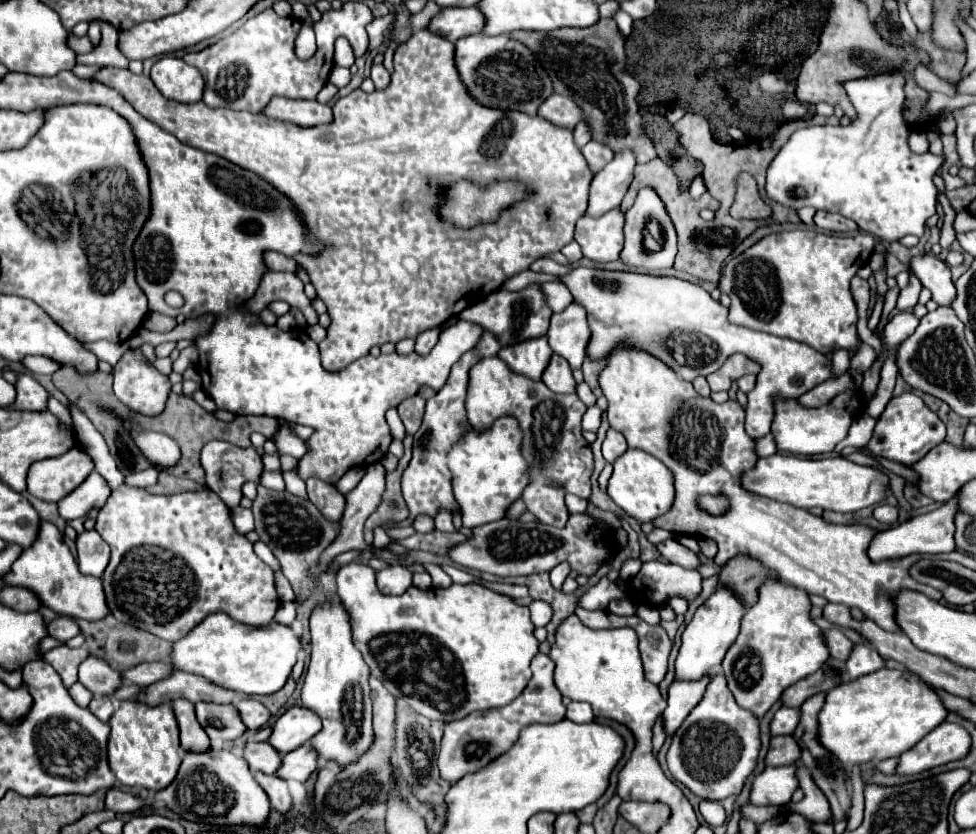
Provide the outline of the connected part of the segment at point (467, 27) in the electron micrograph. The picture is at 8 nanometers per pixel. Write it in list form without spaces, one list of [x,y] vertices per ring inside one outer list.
[[[478,6],[470,8],[444,8],[436,18],[430,22],[430,30],[448,38],[450,42],[456,42],[464,36],[478,34],[484,28],[484,14],[478,10]]]

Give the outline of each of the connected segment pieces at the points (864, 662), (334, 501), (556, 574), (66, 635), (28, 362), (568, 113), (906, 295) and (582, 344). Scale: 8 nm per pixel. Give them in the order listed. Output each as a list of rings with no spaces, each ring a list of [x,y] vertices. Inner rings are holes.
[[[868,644],[852,646],[852,654],[846,660],[846,672],[850,678],[866,676],[880,668],[884,668],[884,660],[880,658],[880,654],[876,654],[876,650],[872,650],[872,646]]]
[[[310,476],[306,480],[308,486],[308,498],[312,504],[318,506],[318,510],[328,518],[328,520],[340,520],[344,514],[346,498],[336,490],[336,486],[322,482],[316,476]]]
[[[560,562],[552,572],[550,572],[550,580],[552,580],[552,586],[556,586],[556,588],[562,588],[562,582],[564,582],[564,578],[570,574],[570,566],[568,566],[568,562]]]
[[[58,616],[56,620],[52,620],[48,624],[48,632],[50,632],[50,636],[54,636],[60,642],[68,642],[70,638],[80,634],[80,626],[76,624],[76,620],[72,620],[68,616]]]
[[[26,356],[26,358],[22,358],[22,366],[30,374],[48,374],[48,376],[62,368],[60,362],[56,362],[52,358],[44,358],[44,356]]]
[[[552,94],[550,98],[546,98],[540,104],[538,114],[542,118],[548,118],[550,122],[556,122],[556,126],[576,126],[584,118],[580,106],[564,94]]]
[[[910,272],[910,282],[908,282],[908,286],[900,292],[896,308],[898,308],[898,310],[910,310],[910,308],[914,308],[914,306],[916,306],[916,302],[918,302],[920,290],[922,290],[920,280]]]
[[[572,302],[564,312],[552,316],[548,342],[556,354],[568,360],[572,368],[582,366],[586,358],[588,340],[590,340],[590,328],[588,328],[586,310],[582,304]]]

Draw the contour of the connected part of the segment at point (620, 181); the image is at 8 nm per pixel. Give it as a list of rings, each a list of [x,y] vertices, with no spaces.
[[[620,150],[614,154],[614,158],[594,176],[590,184],[590,204],[588,214],[590,216],[602,216],[608,210],[620,206],[630,182],[632,172],[636,166],[636,154],[634,150]]]

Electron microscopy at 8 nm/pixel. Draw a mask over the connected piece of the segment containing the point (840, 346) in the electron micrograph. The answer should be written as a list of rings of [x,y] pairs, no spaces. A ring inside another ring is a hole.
[[[790,230],[766,236],[744,254],[728,260],[722,270],[720,290],[732,298],[730,320],[752,330],[804,342],[810,348],[822,352],[824,356],[832,354],[834,350],[848,350],[850,354],[856,354],[860,348],[860,340],[856,334],[858,316],[856,302],[850,292],[850,278],[858,272],[862,262],[868,262],[874,250],[874,242],[876,238],[872,234],[828,236],[812,230]]]

